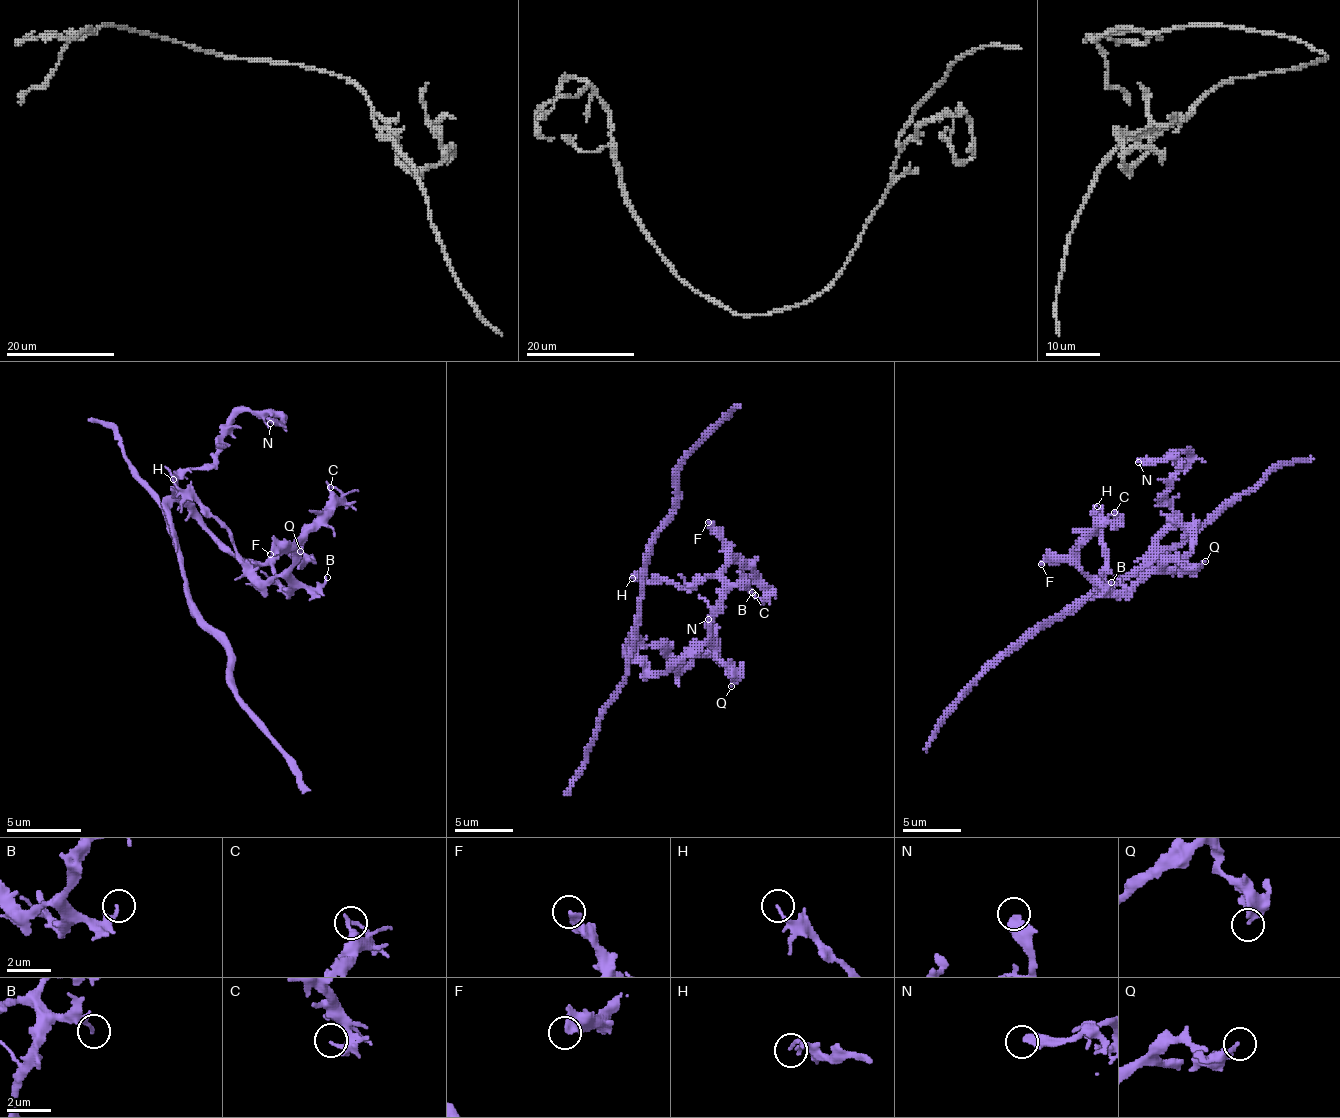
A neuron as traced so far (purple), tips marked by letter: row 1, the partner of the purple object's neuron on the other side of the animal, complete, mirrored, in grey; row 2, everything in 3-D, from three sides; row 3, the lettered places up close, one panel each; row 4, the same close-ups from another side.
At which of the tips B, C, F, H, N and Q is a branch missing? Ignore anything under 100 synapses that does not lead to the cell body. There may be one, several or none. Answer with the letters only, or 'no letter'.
no letter

